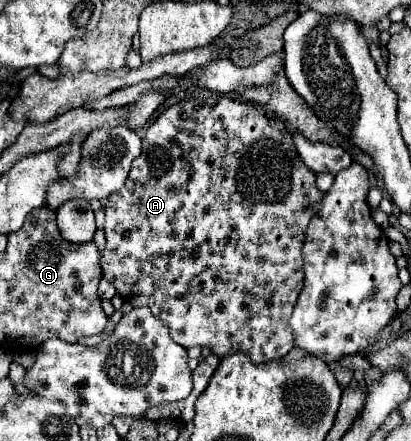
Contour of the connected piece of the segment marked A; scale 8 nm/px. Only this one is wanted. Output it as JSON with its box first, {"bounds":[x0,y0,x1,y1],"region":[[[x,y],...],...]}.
{"bounds":[101,97,323,364],"region":[[[227,97],[219,100],[183,100],[167,108],[147,130],[143,138],[143,152],[139,160],[131,166],[131,176],[127,184],[111,194],[105,204],[105,254],[101,260],[103,276],[117,288],[117,294],[127,300],[131,306],[147,306],[153,316],[163,320],[169,328],[169,336],[185,346],[207,346],[217,356],[227,356],[231,352],[247,354],[255,364],[271,362],[287,356],[293,348],[293,336],[289,328],[289,318],[295,306],[295,300],[303,288],[303,260],[301,246],[305,240],[305,230],[315,214],[317,202],[323,198],[323,192],[315,188],[315,172],[311,172],[297,156],[293,136],[285,130],[279,118],[269,118],[257,106],[235,102]]]}

